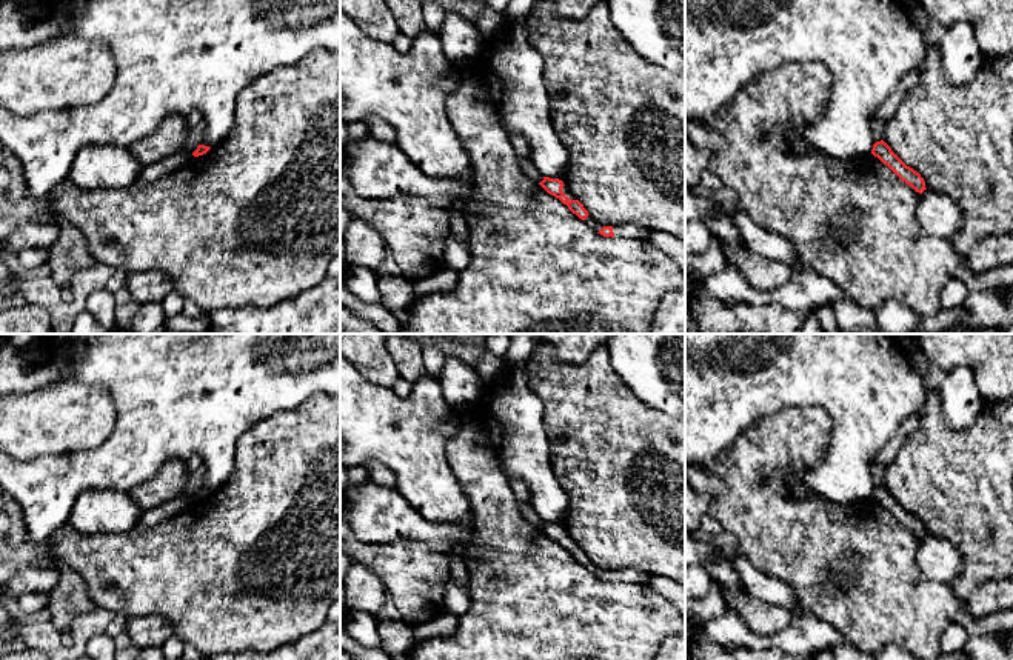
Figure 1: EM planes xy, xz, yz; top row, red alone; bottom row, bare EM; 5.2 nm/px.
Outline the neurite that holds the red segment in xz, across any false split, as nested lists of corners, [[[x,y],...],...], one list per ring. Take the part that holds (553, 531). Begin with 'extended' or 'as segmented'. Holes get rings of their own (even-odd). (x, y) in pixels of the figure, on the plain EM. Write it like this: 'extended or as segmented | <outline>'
extended | [[[543,522],[543,525],[539,528],[548,538],[559,543],[563,549],[568,551],[568,554],[576,558],[580,565],[583,565],[593,575],[603,582],[620,582],[620,583],[637,583],[637,585],[647,585],[650,575],[636,571],[636,569],[620,569],[620,571],[603,571],[602,568],[596,566],[588,555],[583,552],[583,549],[568,535],[568,532],[563,529],[559,523],[550,523]]]

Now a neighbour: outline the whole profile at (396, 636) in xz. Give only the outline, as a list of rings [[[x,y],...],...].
[[[379,620],[377,632],[380,637],[380,648],[391,654],[406,654],[414,645],[414,625],[400,620]]]

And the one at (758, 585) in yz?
[[[742,552],[736,554],[731,558],[731,563],[750,597],[767,605],[787,608],[793,612],[796,597],[787,583],[754,568],[748,557]]]

